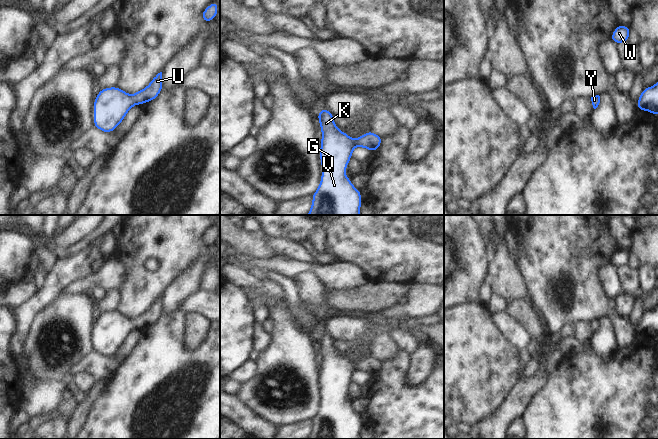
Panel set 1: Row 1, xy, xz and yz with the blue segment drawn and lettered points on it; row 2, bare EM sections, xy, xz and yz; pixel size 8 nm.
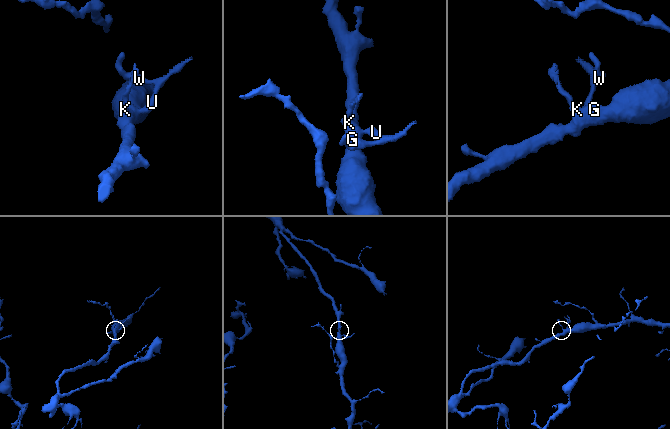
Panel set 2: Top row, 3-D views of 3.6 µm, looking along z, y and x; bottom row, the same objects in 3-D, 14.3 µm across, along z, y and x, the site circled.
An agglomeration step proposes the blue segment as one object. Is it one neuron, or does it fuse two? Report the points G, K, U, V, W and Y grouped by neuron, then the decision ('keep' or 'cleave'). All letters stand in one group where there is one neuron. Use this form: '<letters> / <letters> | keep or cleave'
G K U V W Y | keep

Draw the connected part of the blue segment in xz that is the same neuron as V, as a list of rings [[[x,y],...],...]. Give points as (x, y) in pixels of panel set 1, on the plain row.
[[[328,334],[318,336],[322,354],[322,403],[312,419],[312,431],[307,439],[360,439],[361,416],[352,409],[345,394],[355,370],[374,376],[380,371],[382,362],[368,355],[354,364],[346,356],[340,356],[333,343]]]

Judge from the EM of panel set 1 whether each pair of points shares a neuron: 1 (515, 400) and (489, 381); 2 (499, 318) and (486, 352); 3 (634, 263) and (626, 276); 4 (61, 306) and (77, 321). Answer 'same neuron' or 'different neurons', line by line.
1: different neurons
2: different neurons
3: different neurons
4: same neuron

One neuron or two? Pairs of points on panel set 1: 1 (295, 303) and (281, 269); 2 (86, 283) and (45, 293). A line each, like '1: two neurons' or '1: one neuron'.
1: two neurons
2: two neurons

